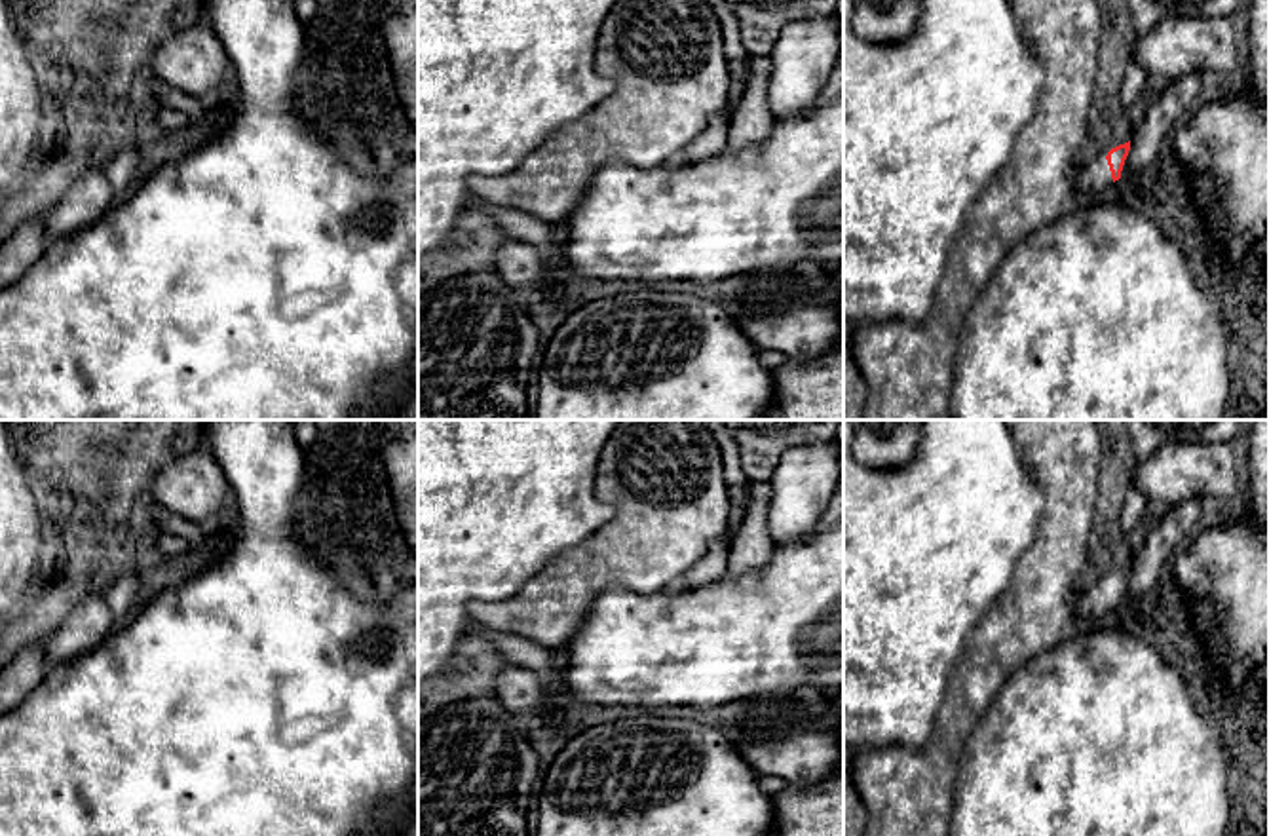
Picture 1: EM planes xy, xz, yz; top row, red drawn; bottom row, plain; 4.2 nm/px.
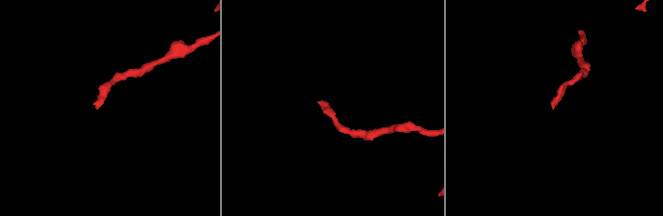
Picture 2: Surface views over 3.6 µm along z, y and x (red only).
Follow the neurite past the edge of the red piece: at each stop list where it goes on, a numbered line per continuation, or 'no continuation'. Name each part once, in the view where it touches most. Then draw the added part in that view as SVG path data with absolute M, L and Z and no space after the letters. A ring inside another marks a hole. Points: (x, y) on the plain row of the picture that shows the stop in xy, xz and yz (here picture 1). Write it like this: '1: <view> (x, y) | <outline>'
1: yz (1089, 607) | M1096 585L1089 591L1075 593L1071 598L1075 629L1089 627L1098 619L1108 619L1113 614L1108 585Z

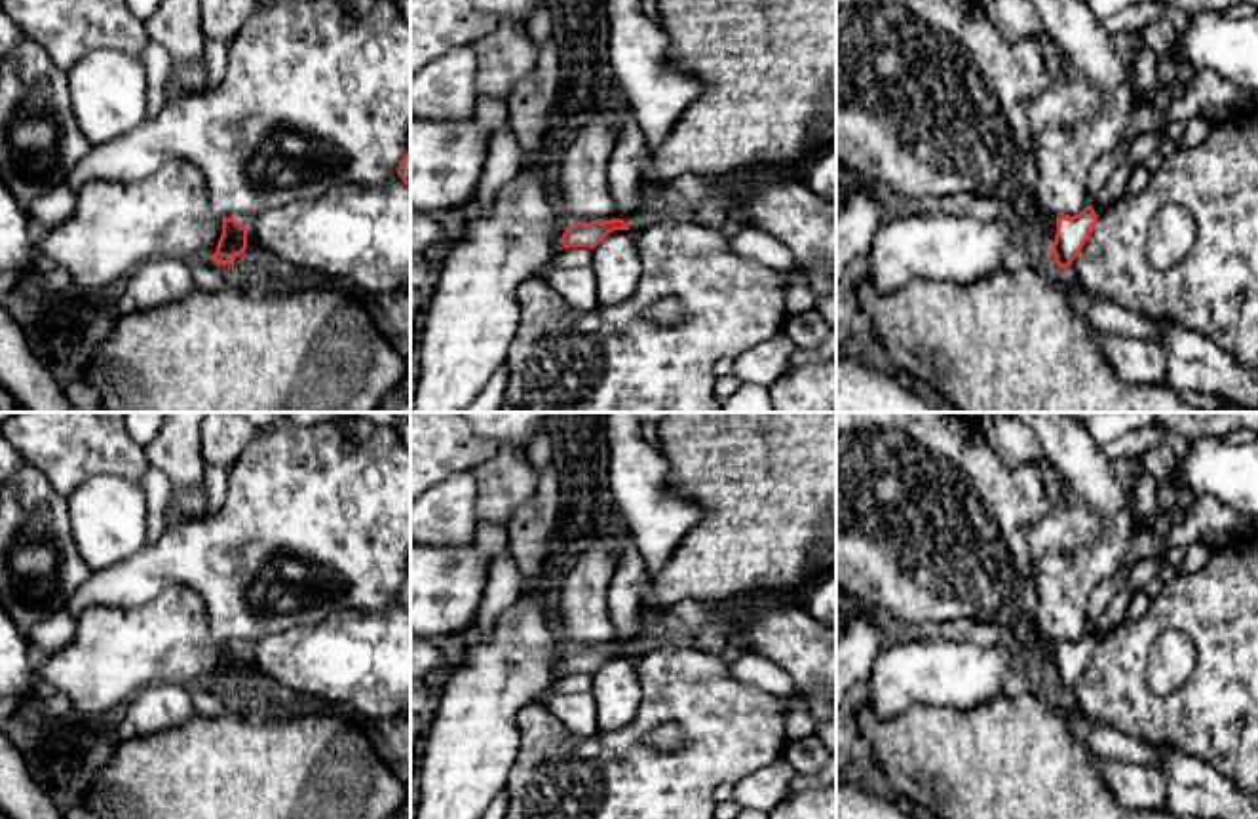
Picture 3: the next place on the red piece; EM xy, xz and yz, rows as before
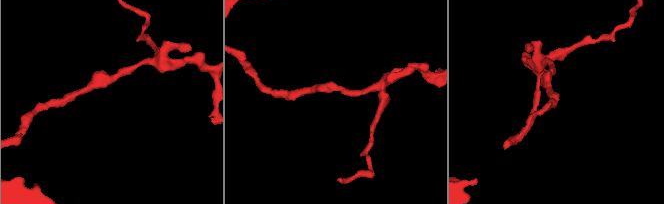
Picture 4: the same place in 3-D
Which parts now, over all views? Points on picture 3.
no continuation

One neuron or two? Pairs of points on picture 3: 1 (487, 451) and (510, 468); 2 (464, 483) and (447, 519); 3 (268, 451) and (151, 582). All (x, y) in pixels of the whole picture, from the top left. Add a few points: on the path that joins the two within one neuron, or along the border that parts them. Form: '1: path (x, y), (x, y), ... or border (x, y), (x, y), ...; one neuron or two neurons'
1: border (498, 449), (491, 458), (470, 470); two neurons
2: path (458, 493), (449, 510); one neuron
3: path (263, 487), (196, 553), (187, 553); one neuron

